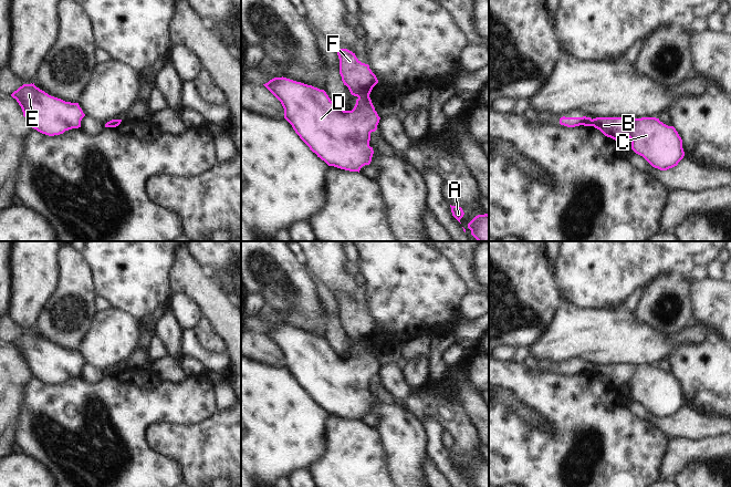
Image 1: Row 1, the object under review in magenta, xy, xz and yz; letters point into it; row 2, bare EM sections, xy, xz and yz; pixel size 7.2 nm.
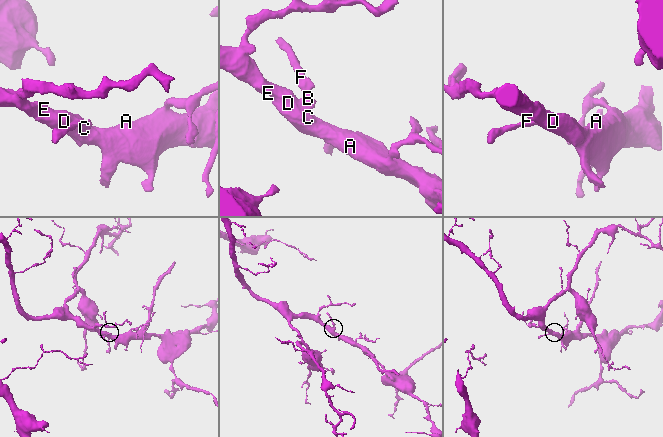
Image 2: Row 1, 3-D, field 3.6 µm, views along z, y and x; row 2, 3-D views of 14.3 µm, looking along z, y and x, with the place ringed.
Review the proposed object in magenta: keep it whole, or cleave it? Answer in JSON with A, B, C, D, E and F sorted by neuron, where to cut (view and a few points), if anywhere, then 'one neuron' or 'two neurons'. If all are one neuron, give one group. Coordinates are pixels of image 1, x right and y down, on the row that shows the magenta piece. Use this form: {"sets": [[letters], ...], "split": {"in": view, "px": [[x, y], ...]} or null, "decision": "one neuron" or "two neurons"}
{"sets": [["A", "B", "C", "D", "E"], ["F"]], "split": {"in": "xz", "px": [[368, 95], [358, 97]]}, "decision": "two neurons"}

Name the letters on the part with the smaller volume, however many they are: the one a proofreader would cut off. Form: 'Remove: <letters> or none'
Remove: F

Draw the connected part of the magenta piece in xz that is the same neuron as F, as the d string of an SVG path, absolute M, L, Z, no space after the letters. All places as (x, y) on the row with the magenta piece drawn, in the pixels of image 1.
M347 49L338 50L337 55L342 81L351 94L357 97L369 96L373 87L378 83L369 65L362 63L355 53Z

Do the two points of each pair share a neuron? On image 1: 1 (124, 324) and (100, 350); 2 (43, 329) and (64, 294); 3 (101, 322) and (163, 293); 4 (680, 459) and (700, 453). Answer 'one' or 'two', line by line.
1: one
2: one
3: two
4: one

